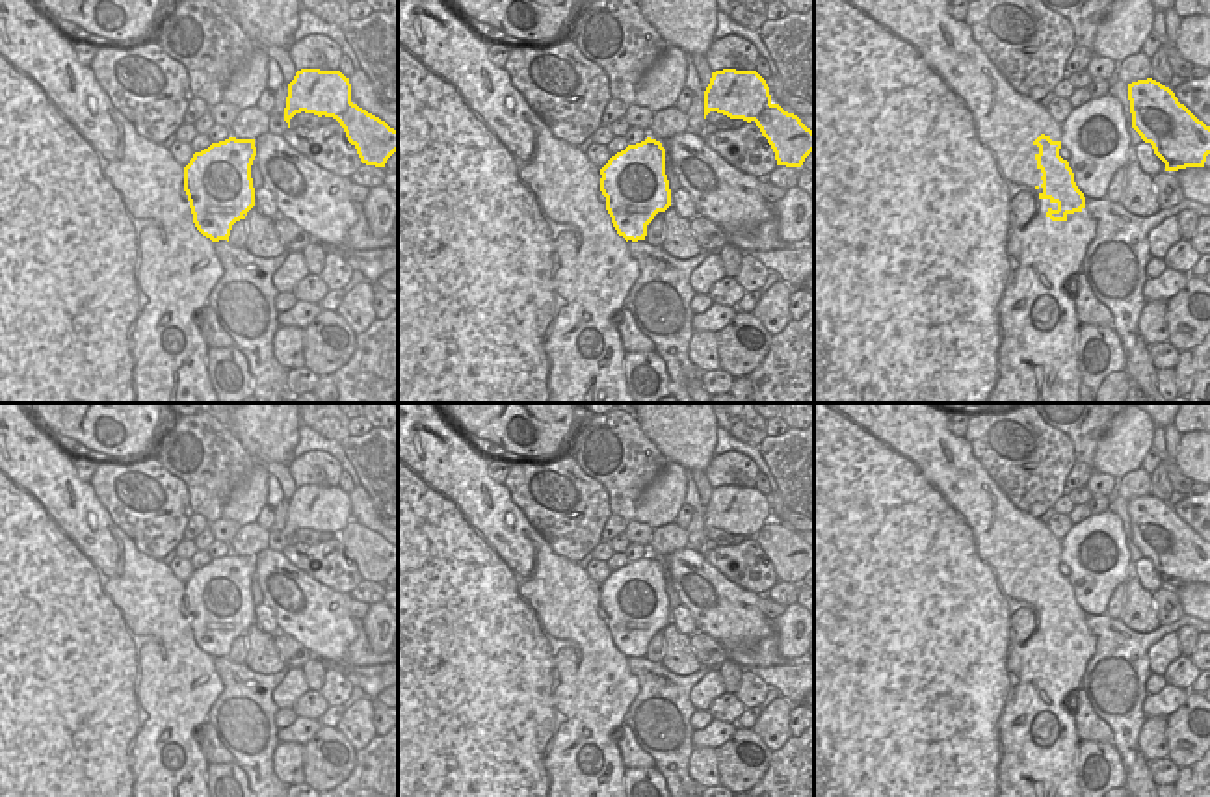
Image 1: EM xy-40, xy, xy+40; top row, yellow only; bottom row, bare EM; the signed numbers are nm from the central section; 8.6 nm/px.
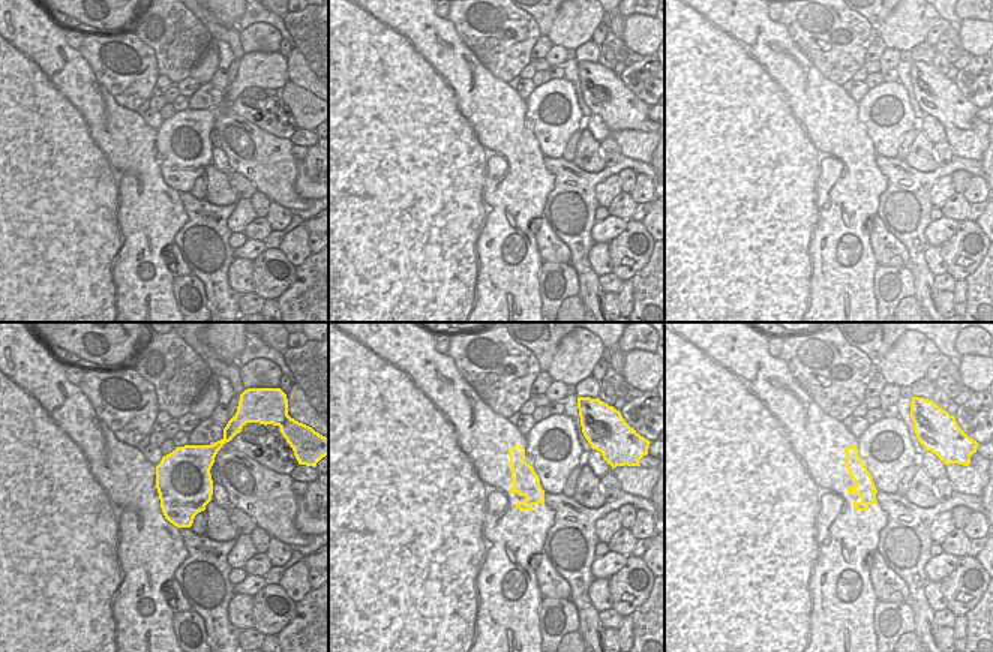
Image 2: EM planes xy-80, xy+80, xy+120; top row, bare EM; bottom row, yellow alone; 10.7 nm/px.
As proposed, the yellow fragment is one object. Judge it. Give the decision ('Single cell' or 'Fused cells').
Fused cells

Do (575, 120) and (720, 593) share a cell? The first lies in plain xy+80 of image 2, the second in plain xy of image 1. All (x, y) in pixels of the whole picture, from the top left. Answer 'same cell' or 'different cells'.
same cell

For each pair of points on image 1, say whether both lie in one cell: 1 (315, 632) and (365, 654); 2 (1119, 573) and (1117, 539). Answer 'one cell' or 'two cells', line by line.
1: two cells
2: one cell

